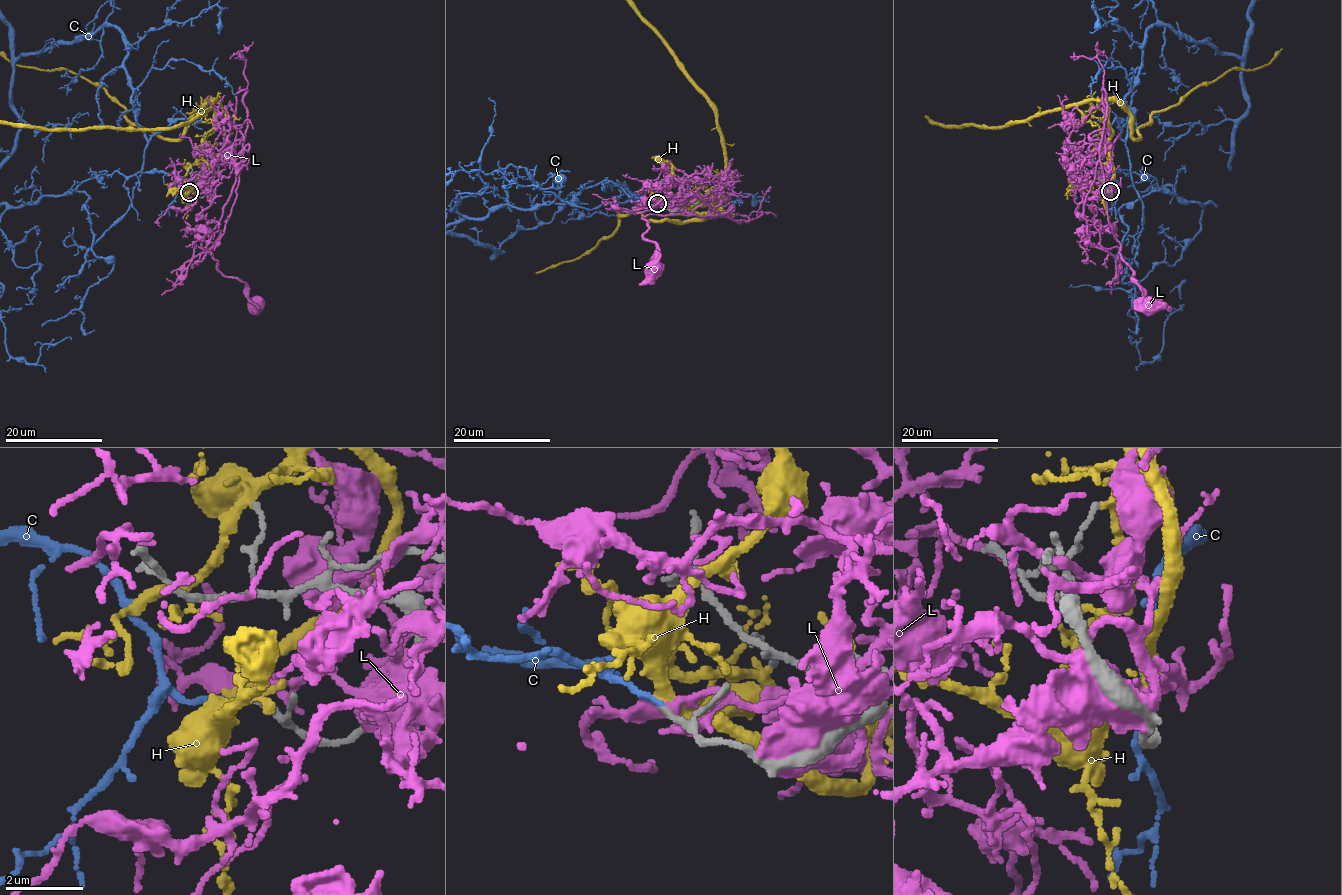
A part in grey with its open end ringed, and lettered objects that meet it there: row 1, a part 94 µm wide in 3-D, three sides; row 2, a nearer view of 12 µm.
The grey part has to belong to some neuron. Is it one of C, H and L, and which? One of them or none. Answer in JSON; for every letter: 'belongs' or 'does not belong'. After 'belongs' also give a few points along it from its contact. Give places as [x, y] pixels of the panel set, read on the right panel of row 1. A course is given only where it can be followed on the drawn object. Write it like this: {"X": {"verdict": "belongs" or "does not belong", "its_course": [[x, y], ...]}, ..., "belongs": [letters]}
{"C": {"verdict": "belongs"}, "H": {"verdict": "does not belong"}, "L": {"verdict": "does not belong"}, "belongs": ["C"]}

